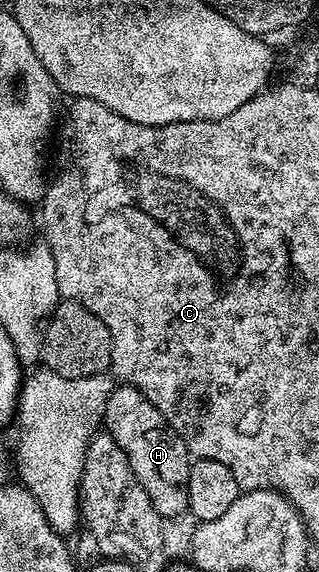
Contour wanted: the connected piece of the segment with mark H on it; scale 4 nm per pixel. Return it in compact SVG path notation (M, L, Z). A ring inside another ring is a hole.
M120 383L112 387L107 405L103 411L105 431L111 435L113 442L125 450L137 482L145 486L153 510L164 518L188 515L189 506L189 470L192 457L183 445L183 439L167 425L167 419L149 402L149 398L131 384Z

